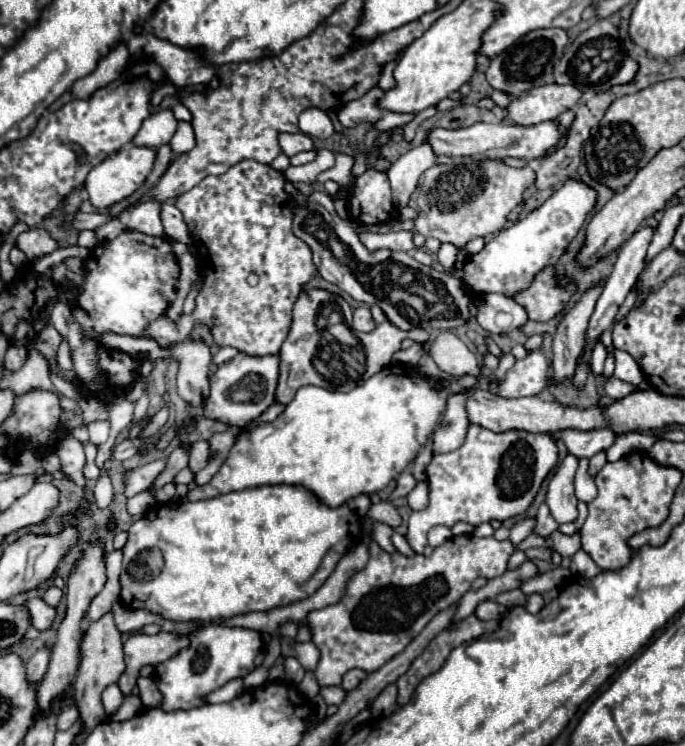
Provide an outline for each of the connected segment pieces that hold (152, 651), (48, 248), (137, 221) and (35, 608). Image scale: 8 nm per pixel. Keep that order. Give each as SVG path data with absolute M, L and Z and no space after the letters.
M159 632L155 636L147 636L147 634L133 634L127 638L127 642L123 644L125 650L125 664L127 670L123 672L123 678L119 678L119 688L125 696L131 694L137 678L139 678L139 670L143 666L157 666L161 662L165 662L167 658L173 658L183 646L187 646L189 638L187 636L177 636L173 632Z
M45 230L21 232L17 236L17 246L27 254L27 258L31 262L39 256L45 256L45 254L51 254L53 250L57 250L57 242L51 236L47 236Z
M145 198L131 212L123 214L119 220L129 230L137 230L137 232L143 232L149 236L165 238L165 230L161 224L161 202L157 202L153 198Z
M29 598L29 600L23 602L23 606L29 612L29 618L31 618L31 626L33 628L47 630L53 624L53 620L55 620L55 608L47 606L41 598Z

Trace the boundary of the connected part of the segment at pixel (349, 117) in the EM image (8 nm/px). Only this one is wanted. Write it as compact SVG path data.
M373 86L367 94L363 94L361 98L357 100L351 100L349 104L345 104L337 118L339 122L345 126L345 128L353 128L357 126L359 122L375 122L381 118L381 108L377 106L377 100L383 96L383 90L379 86Z

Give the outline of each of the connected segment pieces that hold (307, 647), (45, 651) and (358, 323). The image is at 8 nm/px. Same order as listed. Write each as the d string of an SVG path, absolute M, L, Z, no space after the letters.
M305 642L305 644L295 644L297 650L297 660L301 662L301 666L305 670L315 670L319 664L319 650L313 642Z
M43 646L29 658L29 662L27 662L27 678L29 680L33 680L33 682L43 680L47 666L49 666L49 656L51 656L51 648Z
M361 306L361 308L355 310L355 314L353 314L353 330L371 332L375 326L377 324L375 324L375 320L373 320L373 316L371 316L367 306Z

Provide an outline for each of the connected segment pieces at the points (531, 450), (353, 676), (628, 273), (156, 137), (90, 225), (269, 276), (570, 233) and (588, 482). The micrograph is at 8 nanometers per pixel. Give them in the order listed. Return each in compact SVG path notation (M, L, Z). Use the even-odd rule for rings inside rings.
M471 424L465 436L465 442L461 448L447 452L447 454L433 454L425 474L429 484L429 504L425 510L413 512L409 518L409 532L407 540L413 550L423 550L427 546L427 532L437 526L445 524L453 528L457 522L467 522L471 526L479 526L489 520L507 520L523 514L535 500L537 492L541 490L543 480L549 476L549 472L559 464L559 450L557 450L557 438L555 432L545 434L529 434L525 430L509 430L503 434L487 432L481 426Z
M349 670L345 676L343 676L343 690L353 690L353 688L357 688L359 686L359 682L363 680L367 676L367 672L363 672L363 670Z
M643 226L641 230L637 230L637 232L621 246L621 250L619 250L619 254L617 254L617 262L615 262L615 266L613 266L613 272L611 272L607 284L605 284L603 294L599 296L599 302L597 302L595 312L593 312L593 316L591 316L591 322L589 322L589 330L587 330L589 344L595 344L595 342L599 340L599 336L601 336L601 332L607 330L607 328L611 328L611 322L613 322L613 318L615 318L619 306L623 304L623 300L627 298L629 290L631 290L633 284L637 282L641 270L645 268L645 254L647 254L647 248L649 248L649 244L651 244L651 238L653 238L653 228L651 228L651 226Z
M171 110L153 112L149 118L143 120L141 130L133 138L133 144L141 148L159 148L171 140L175 126L177 126L177 120Z
M77 212L73 220L69 220L69 224L75 228L75 230L93 230L101 224L105 224L109 220L109 216L103 216L103 214L83 214L83 212Z
M243 160L225 174L207 176L175 200L175 206L185 216L193 244L197 236L203 288L193 314L183 314L179 320L159 316L143 334L181 342L189 338L197 322L203 322L211 328L219 346L233 346L251 356L279 354L291 328L291 308L303 286L317 272L311 260L311 248L291 232L291 206L295 202L285 194L283 186L283 172L261 162ZM249 272L259 276L255 286L247 282Z
M567 180L557 192L553 192L553 196L549 200L545 200L537 210L529 212L525 218L517 220L515 224L503 228L491 242L485 244L485 248L477 254L471 254L467 260L465 260L465 266L463 266L463 284L467 286L469 294L471 296L481 296L481 294L489 294L489 292L497 292L497 294L505 294L509 298L515 298L519 292L527 290L535 276L547 268L547 266L553 266L559 256L565 252L567 244L577 236L579 228L583 226L589 210L593 210L595 206L595 200L597 200L597 194L595 190L591 190L587 184L583 182L577 182L577 180Z
M585 458L579 462L577 474L575 474L575 496L585 504L589 504L597 496L597 486L595 486L593 478L587 474L587 460Z

